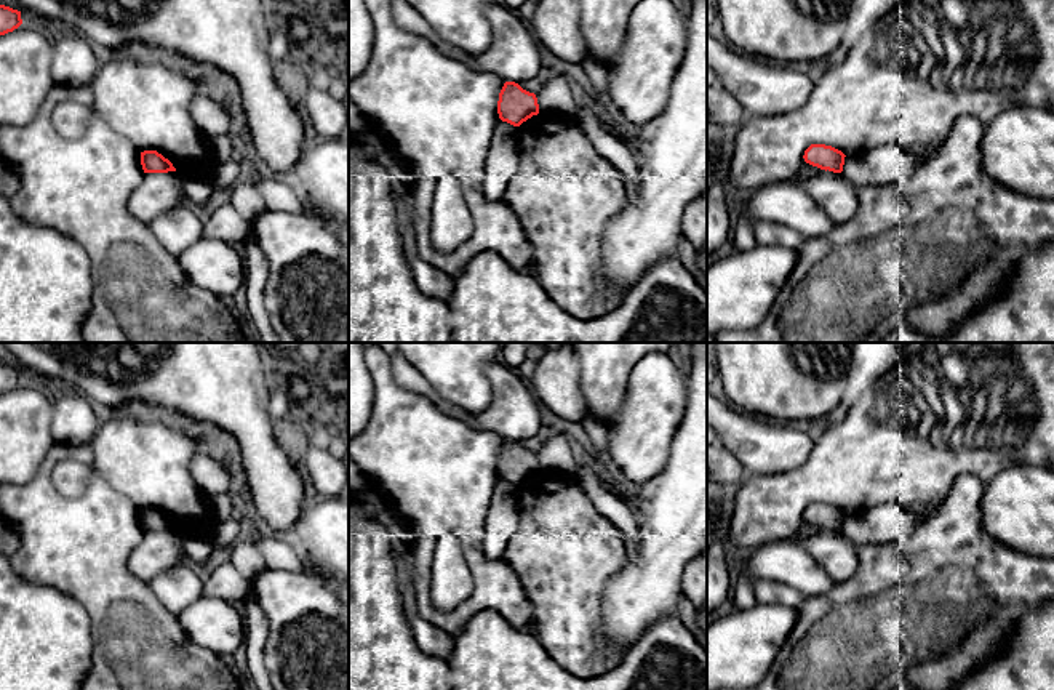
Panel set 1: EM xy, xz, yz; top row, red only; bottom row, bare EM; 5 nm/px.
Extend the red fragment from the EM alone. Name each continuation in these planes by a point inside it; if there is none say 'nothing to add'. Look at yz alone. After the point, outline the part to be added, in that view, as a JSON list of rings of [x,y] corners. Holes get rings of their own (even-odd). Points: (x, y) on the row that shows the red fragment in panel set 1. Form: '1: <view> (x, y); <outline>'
nothing to add

